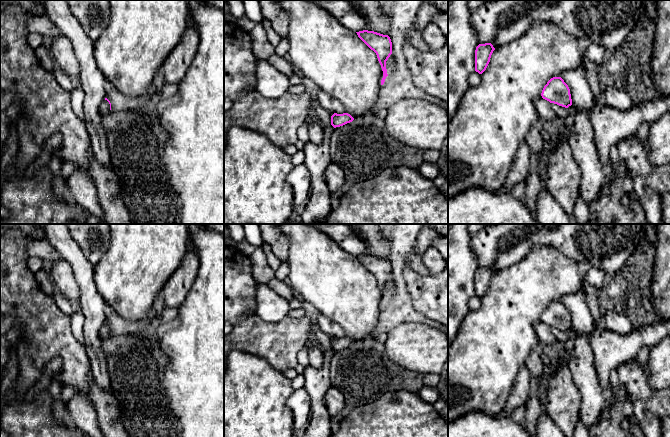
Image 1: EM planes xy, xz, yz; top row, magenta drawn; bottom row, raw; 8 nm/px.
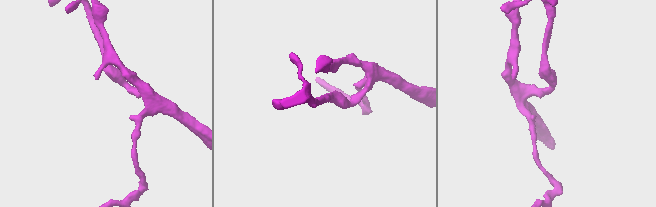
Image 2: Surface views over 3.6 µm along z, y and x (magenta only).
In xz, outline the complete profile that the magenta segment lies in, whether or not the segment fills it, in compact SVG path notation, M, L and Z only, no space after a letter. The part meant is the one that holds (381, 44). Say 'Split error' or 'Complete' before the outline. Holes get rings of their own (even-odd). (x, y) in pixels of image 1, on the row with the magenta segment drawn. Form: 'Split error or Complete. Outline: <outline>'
Complete. Outline: M363 30L356 32L358 37L373 50L378 58L383 71L381 85L384 84L387 74L386 61L392 54L392 42L388 35L383 35L374 31Z

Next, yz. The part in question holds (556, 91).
Complete. Outline: M561 77L551 78L544 86L541 96L550 103L565 108L572 105L570 89Z

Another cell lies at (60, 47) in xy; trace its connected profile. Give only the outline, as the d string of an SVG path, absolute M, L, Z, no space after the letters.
M65 35L49 38L46 40L46 44L55 64L71 79L77 79L80 70L79 62L69 38Z

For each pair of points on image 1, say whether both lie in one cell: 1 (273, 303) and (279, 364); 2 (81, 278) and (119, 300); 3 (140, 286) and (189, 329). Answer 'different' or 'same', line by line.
1: different
2: different
3: different

